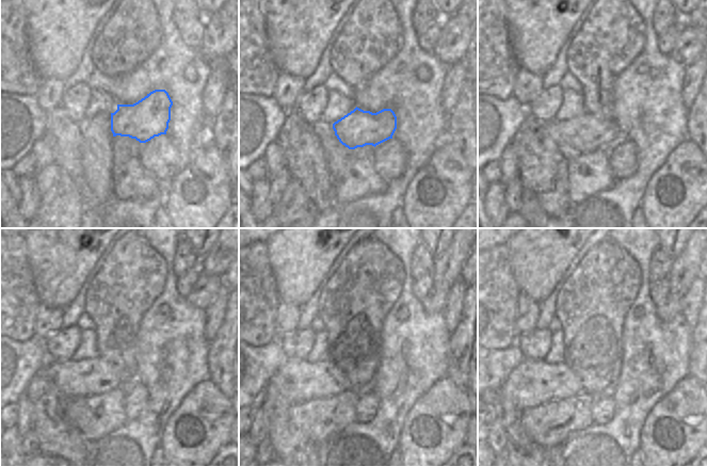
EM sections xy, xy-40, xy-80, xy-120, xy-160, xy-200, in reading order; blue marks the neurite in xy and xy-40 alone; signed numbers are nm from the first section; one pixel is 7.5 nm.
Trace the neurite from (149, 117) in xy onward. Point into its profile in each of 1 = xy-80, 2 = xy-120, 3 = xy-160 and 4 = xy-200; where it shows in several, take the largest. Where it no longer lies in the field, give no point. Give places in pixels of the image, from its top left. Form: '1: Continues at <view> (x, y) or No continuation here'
1: Continues at xy-80 (583, 134)
2: Continues at xy-120 (93, 376)
3: Continues at xy-160 (299, 381)
4: Continues at xy-200 (532, 383).

